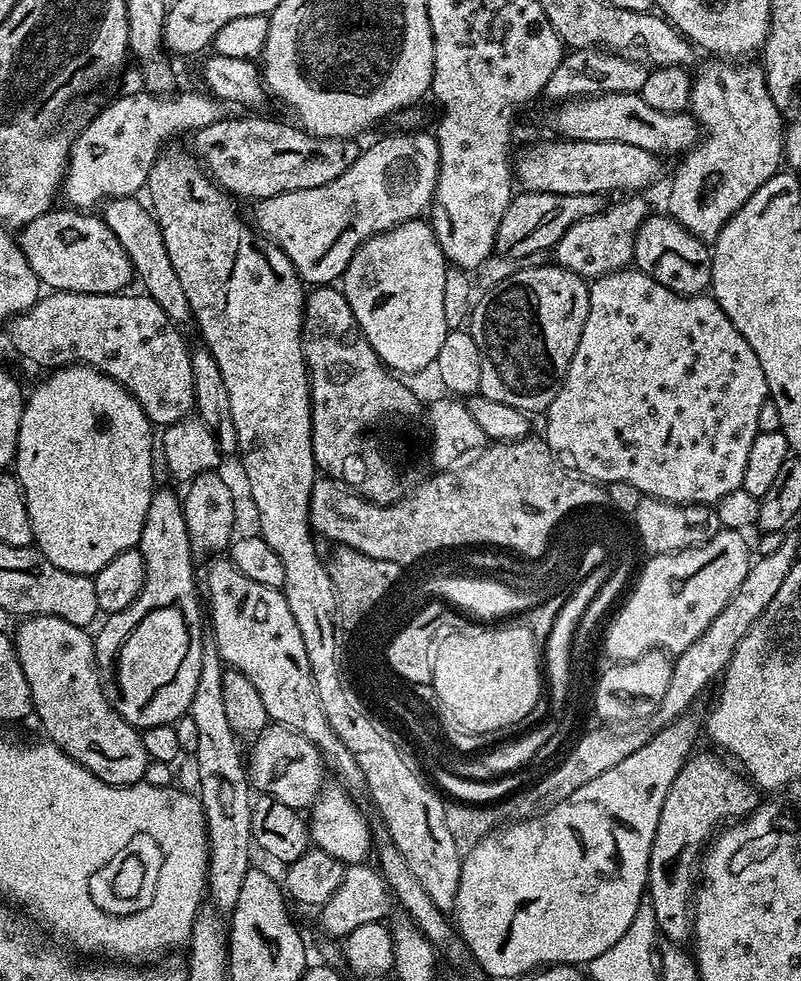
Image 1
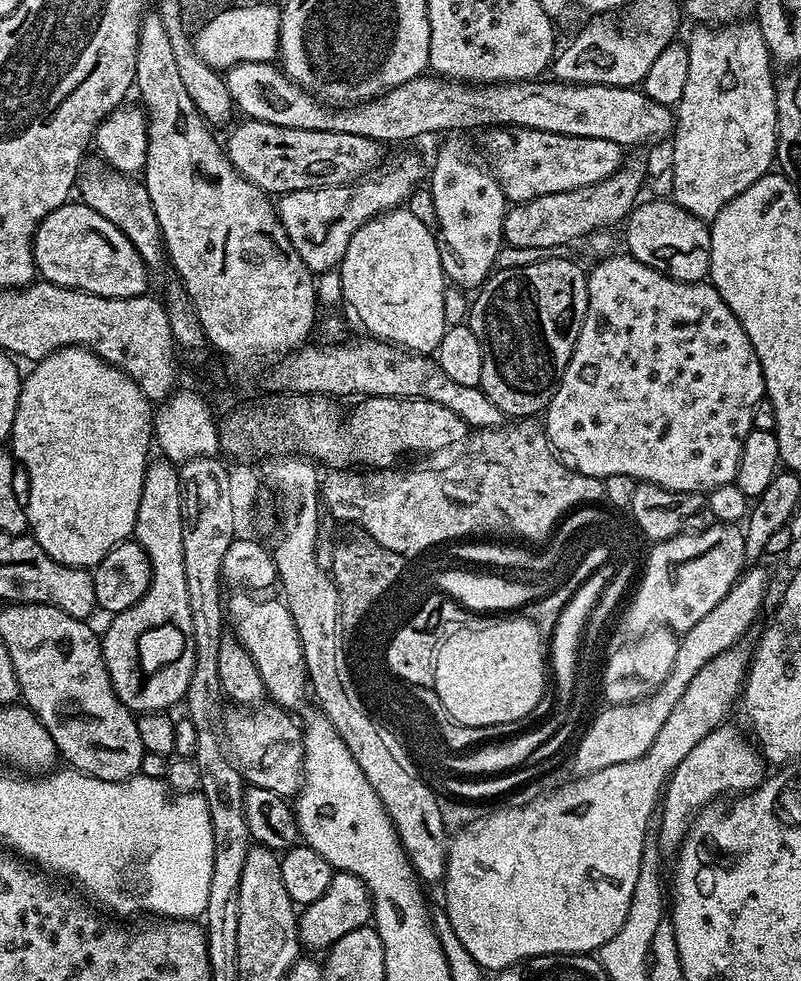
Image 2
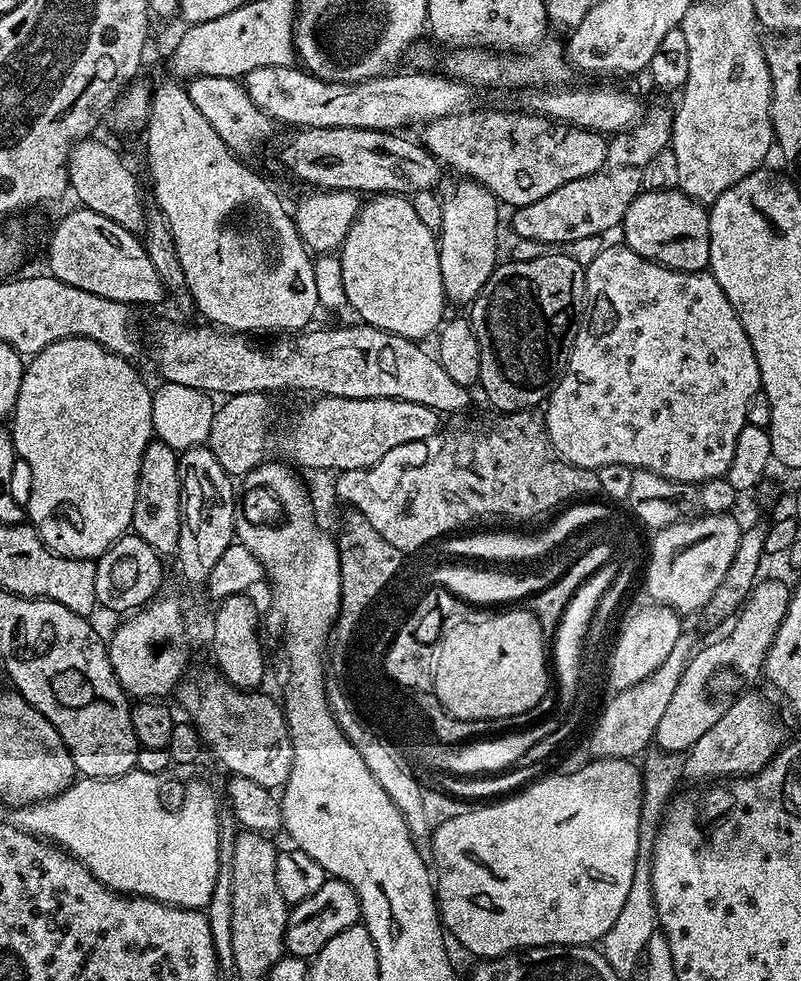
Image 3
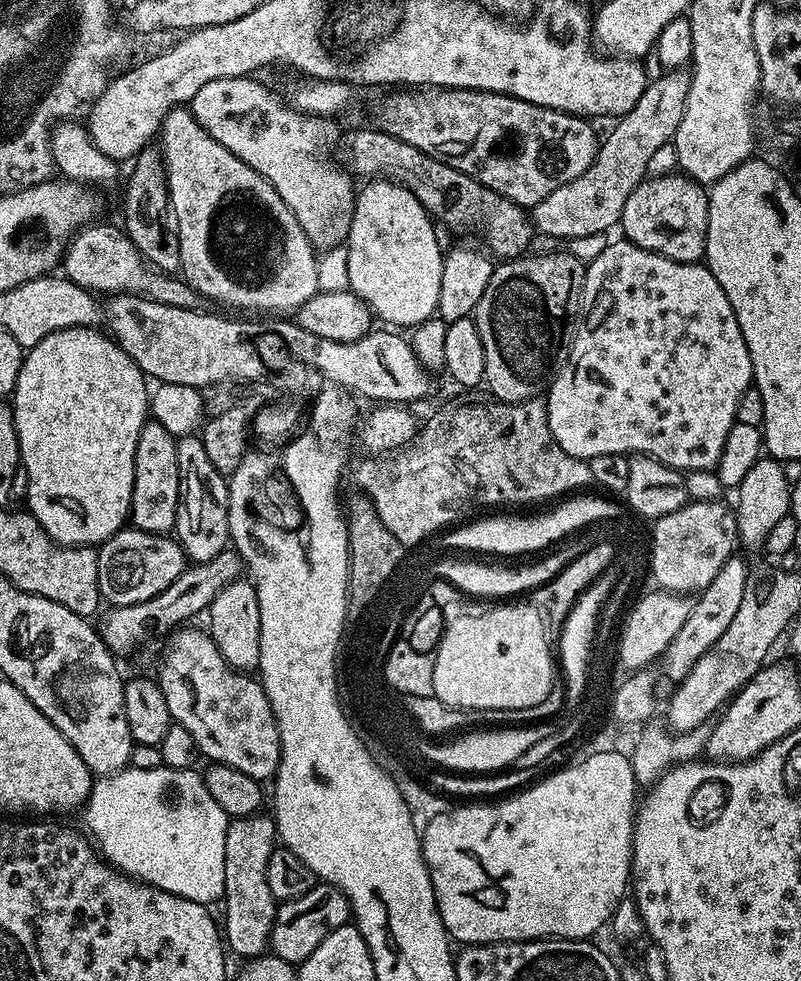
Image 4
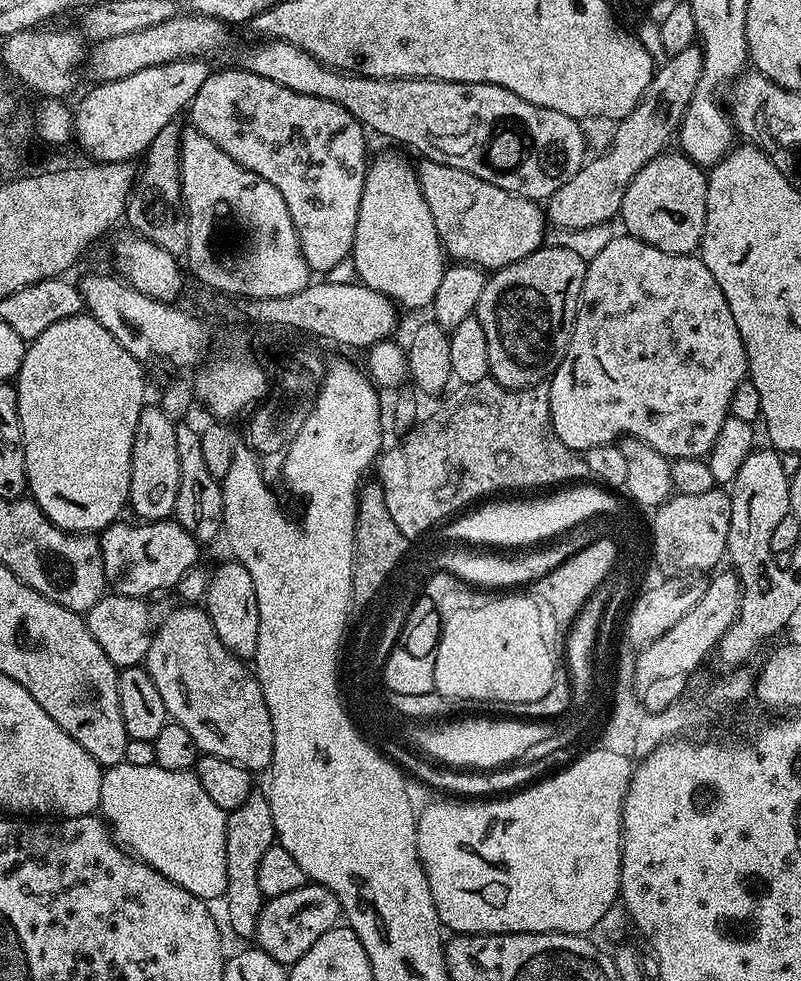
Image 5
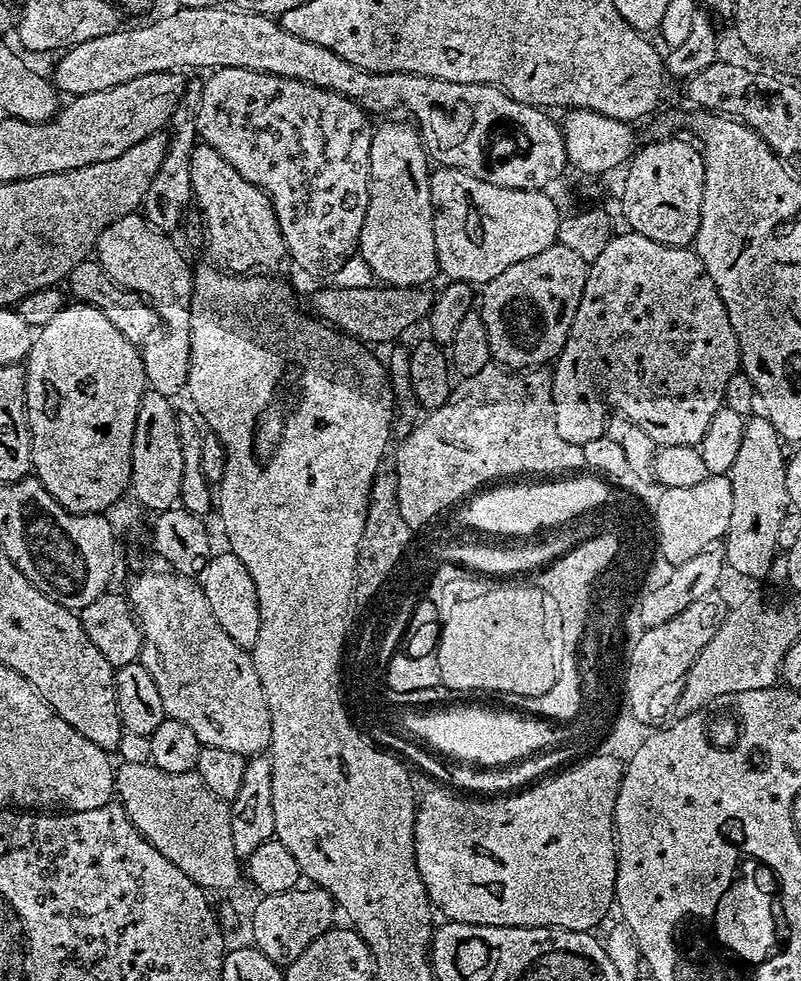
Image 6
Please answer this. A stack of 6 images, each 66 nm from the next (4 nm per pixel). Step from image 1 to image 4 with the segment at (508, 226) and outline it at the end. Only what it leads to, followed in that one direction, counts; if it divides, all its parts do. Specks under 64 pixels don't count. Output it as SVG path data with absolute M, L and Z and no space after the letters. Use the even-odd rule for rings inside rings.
M664 70L661 76L649 79L646 90L634 110L615 121L608 137L599 141L594 162L574 182L550 190L542 202L531 205L530 219L537 233L553 235L560 242L587 235L611 233L619 225L626 198L649 175L652 159L673 143L682 110L686 110L686 94L690 94L692 73L688 70Z

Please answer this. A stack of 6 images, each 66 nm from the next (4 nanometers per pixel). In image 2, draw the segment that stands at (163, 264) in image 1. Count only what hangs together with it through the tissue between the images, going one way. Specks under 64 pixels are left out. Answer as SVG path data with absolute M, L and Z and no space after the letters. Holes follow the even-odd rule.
M97 165L90 168L85 167L79 175L76 187L79 199L83 204L112 222L118 230L122 230L145 261L149 271L156 272L163 264L166 264L164 259L166 253L149 192L141 181L127 176L125 173L115 172L105 165Z

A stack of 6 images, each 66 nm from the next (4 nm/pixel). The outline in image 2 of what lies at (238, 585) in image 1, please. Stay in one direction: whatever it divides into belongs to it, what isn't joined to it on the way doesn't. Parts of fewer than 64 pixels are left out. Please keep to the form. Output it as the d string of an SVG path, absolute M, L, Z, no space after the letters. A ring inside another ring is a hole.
M240 590L235 594L236 596L227 597L226 600L226 620L230 625L231 635L235 636L236 640L241 644L241 646L246 649L246 651L250 654L250 658L254 660L254 666L258 668L258 674L262 676L262 682L264 683L265 693L270 697L271 703L285 709L285 710L297 710L296 708L300 708L304 704L304 699L307 701L310 696L310 689L308 687L308 671L306 670L306 666L304 665L304 655L302 654L302 642L298 638L298 630L294 626L294 618L290 614L290 610L288 609L288 605L281 602L279 599L276 600L260 600L264 598L257 598L255 595L249 594L247 591Z

